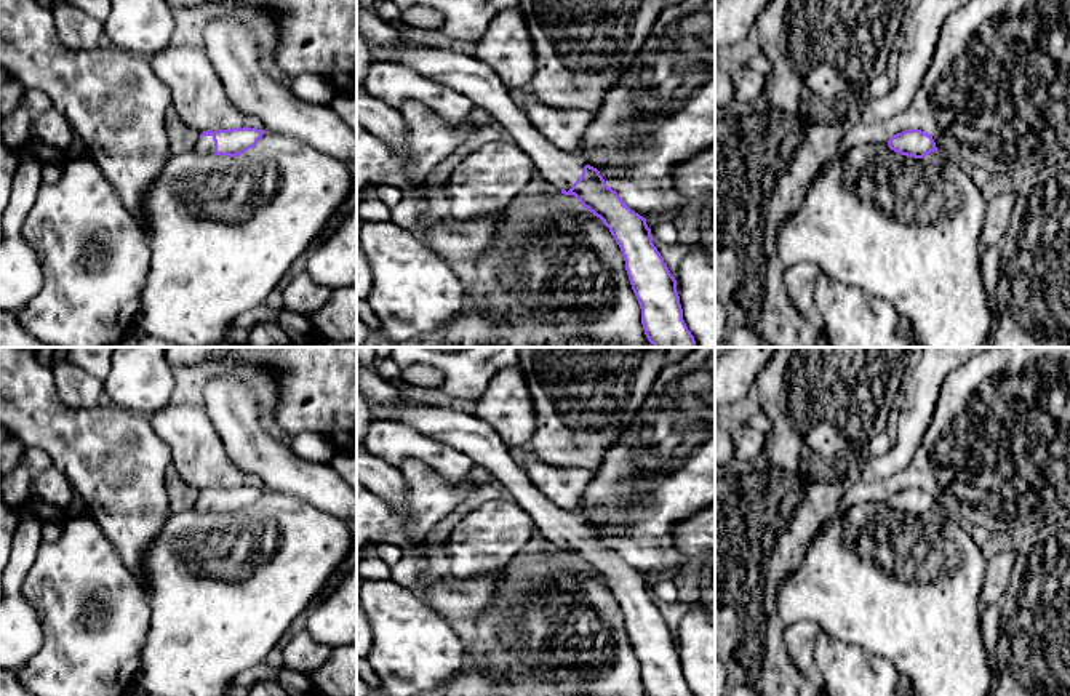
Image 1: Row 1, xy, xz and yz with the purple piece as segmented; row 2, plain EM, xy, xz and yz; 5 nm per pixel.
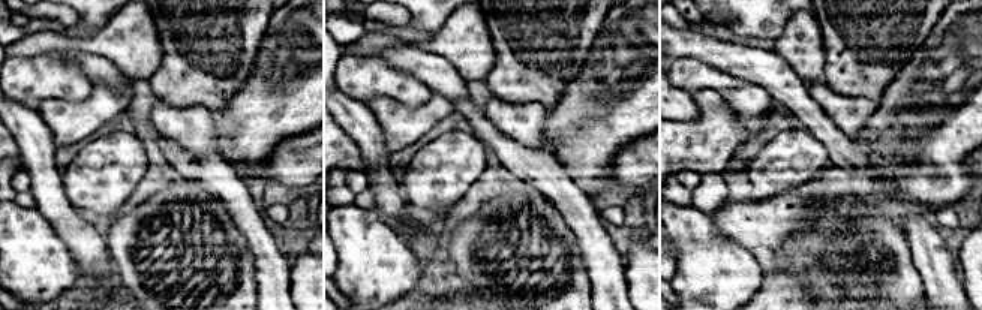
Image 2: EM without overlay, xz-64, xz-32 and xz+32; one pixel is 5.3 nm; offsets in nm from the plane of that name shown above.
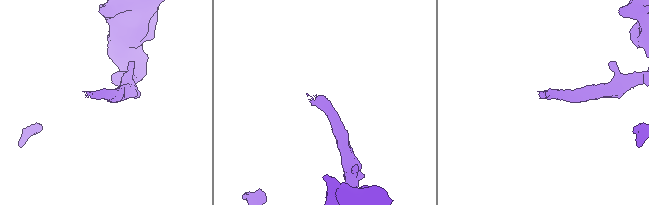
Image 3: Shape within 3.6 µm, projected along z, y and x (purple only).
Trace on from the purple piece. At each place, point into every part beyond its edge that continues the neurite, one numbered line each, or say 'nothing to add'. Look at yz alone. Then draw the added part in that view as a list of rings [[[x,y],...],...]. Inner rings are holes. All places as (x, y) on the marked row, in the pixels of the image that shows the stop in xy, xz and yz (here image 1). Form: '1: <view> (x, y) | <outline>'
nothing to add

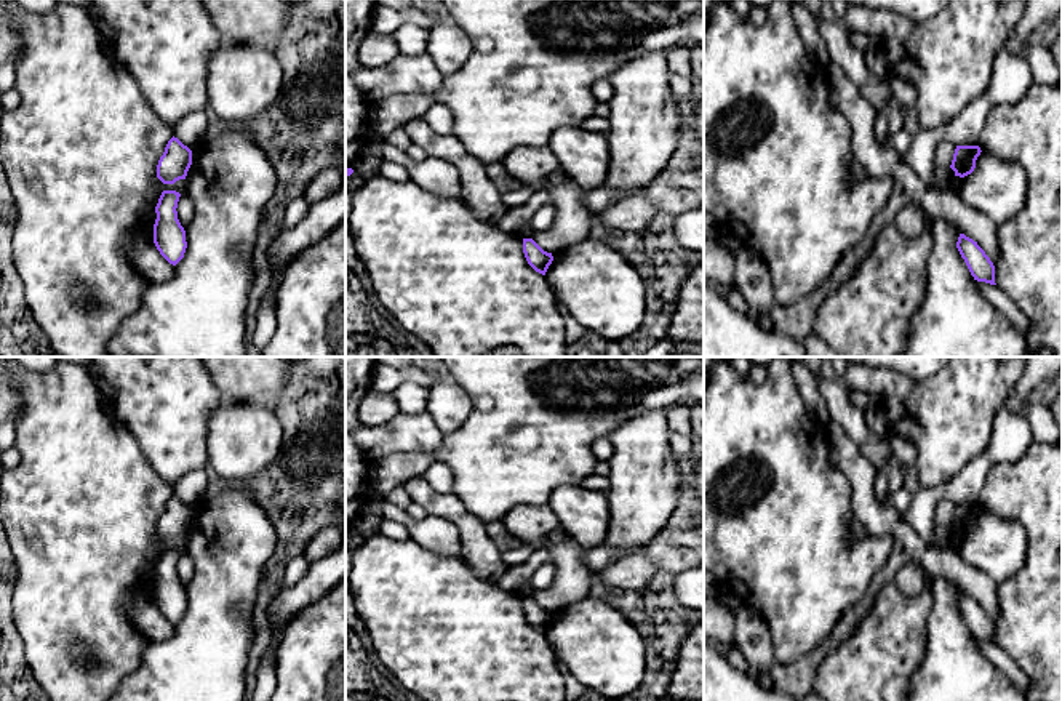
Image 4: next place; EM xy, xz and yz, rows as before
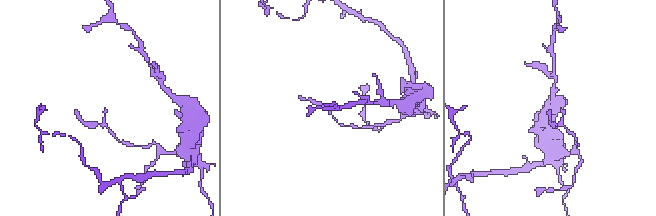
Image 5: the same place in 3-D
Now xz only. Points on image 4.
nothing to add

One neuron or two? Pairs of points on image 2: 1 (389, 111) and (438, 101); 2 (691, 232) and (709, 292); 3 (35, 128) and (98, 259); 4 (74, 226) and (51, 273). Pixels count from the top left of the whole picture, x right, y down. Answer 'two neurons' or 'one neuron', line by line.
1: one neuron
2: one neuron
3: one neuron
4: two neurons

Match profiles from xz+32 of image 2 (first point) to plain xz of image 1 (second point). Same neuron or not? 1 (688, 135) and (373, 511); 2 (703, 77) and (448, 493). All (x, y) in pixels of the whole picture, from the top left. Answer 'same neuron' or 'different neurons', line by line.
1: same neuron
2: different neurons

